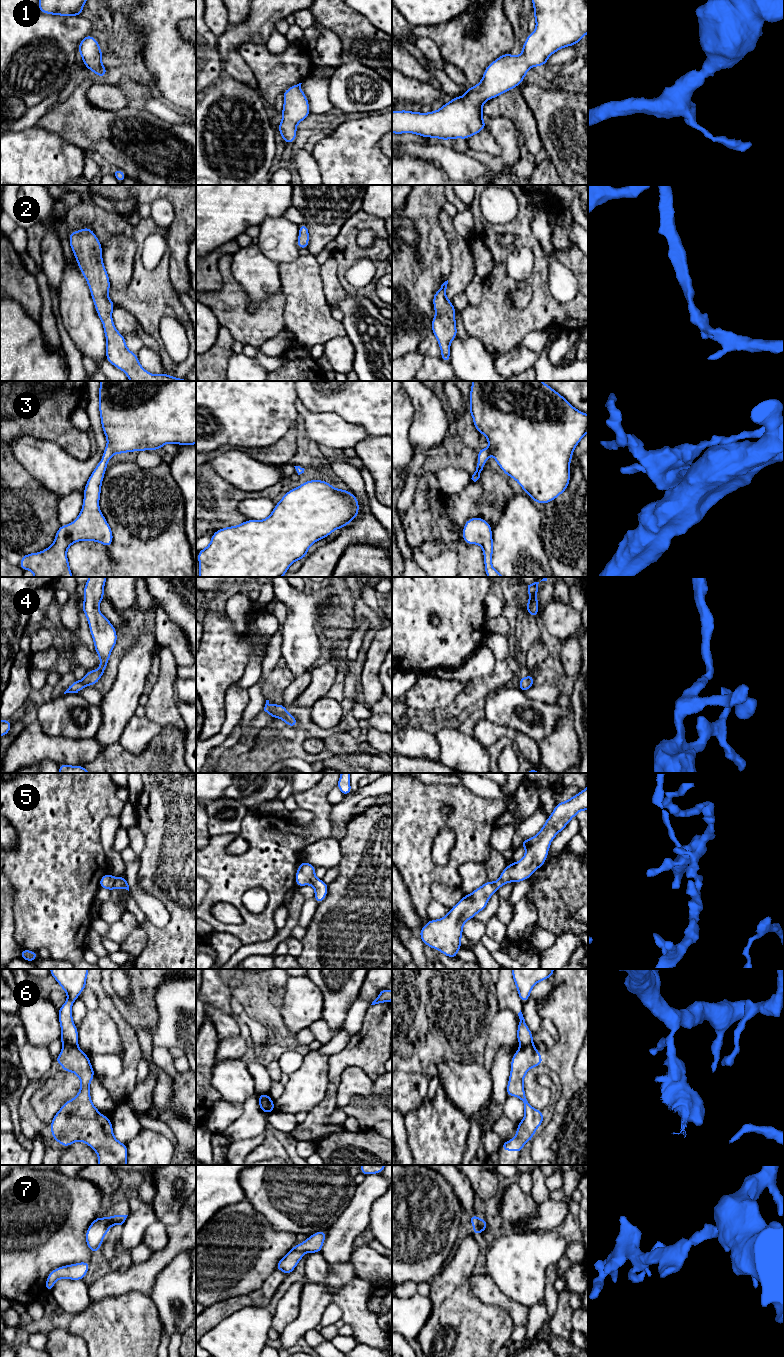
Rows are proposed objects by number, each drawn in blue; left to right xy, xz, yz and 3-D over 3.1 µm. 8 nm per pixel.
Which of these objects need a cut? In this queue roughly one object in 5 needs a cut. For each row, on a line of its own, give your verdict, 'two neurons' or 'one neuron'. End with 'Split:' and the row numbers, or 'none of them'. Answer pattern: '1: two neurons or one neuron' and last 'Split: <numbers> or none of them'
1: one neuron
2: one neuron
3: one neuron
4: one neuron
5: one neuron
6: two neurons
7: one neuron
Split: 6

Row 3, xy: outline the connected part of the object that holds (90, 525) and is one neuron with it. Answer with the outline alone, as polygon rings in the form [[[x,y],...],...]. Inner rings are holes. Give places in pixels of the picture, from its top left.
[[[100,381],[99,399],[101,426],[107,439],[102,460],[98,462],[85,485],[82,510],[78,517],[72,523],[59,527],[51,546],[41,552],[22,556],[19,567],[23,571],[31,570],[34,577],[73,577],[67,559],[67,549],[75,542],[86,540],[102,543],[107,548],[111,546],[113,542],[112,529],[100,511],[99,500],[102,481],[108,467],[107,463],[114,454],[149,449],[155,451],[169,443],[196,444],[196,381]]]

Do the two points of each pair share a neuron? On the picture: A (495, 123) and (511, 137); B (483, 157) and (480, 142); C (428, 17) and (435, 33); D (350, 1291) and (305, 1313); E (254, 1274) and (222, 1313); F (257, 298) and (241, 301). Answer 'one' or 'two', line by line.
A: one
B: two
C: two
D: two
E: two
F: two

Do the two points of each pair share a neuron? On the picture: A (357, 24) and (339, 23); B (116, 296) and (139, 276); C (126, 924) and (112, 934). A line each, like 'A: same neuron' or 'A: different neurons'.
A: same neuron
B: same neuron
C: same neuron

